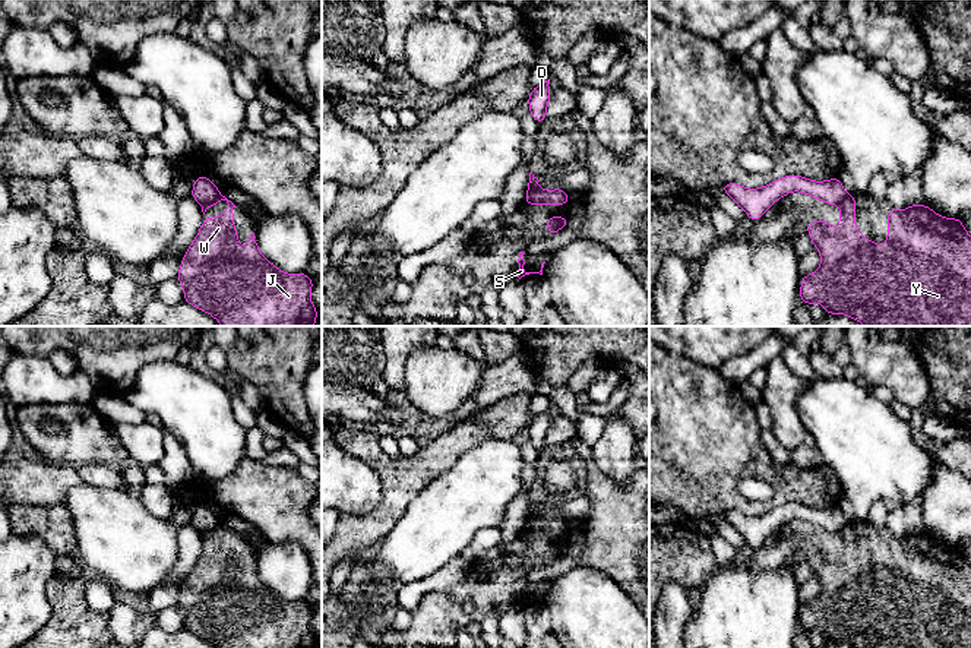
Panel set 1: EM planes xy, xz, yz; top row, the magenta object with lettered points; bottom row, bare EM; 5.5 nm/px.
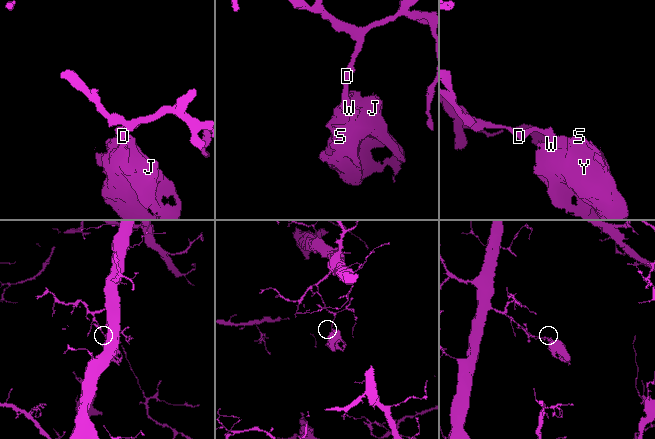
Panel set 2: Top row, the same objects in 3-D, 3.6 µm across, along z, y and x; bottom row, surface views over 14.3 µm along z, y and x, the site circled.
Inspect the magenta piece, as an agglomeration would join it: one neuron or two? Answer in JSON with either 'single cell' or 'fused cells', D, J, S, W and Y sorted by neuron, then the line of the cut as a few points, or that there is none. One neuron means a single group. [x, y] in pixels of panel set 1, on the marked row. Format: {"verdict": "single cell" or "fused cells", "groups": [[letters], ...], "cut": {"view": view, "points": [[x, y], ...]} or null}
{"verdict": "fused cells", "groups": [["D"], ["J", "S", "W", "Y"]], "cut": {"view": "xy", "points": [[221, 195], [202, 205]]}}

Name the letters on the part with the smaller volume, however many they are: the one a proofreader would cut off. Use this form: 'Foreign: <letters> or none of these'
Foreign: J, S, W, Y

